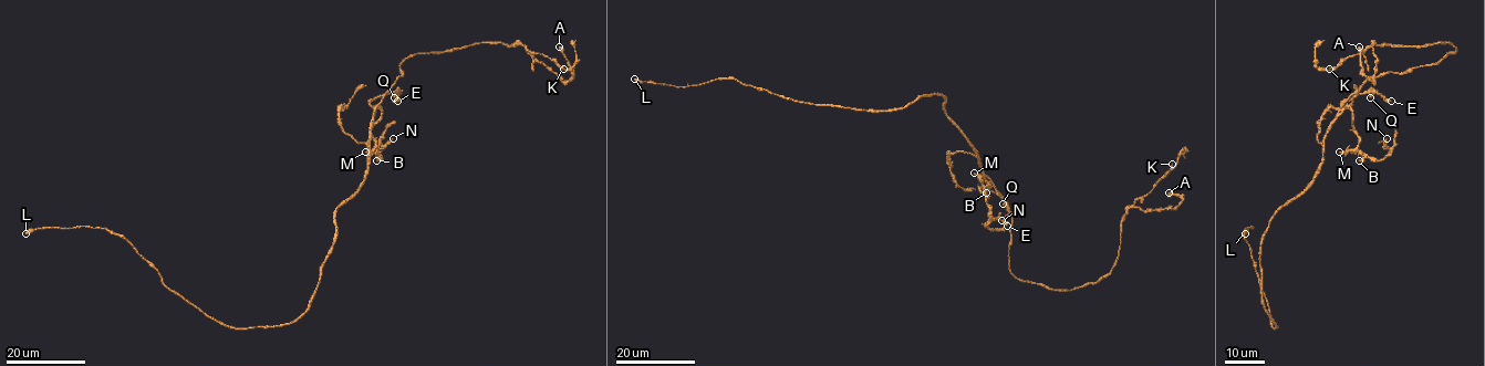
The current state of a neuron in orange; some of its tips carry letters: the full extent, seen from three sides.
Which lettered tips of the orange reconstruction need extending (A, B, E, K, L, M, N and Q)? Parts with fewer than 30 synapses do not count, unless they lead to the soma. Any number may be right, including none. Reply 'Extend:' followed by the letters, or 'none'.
Extend: none

